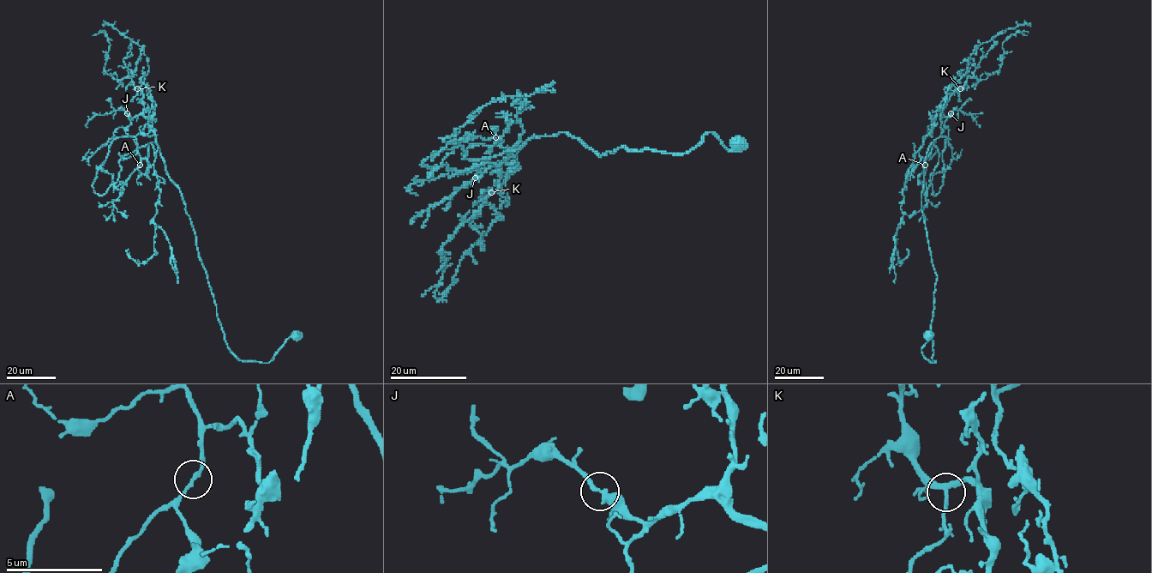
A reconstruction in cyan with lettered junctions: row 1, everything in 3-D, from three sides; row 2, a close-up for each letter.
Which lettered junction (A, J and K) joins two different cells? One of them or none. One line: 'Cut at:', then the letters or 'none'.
Cut at: none

